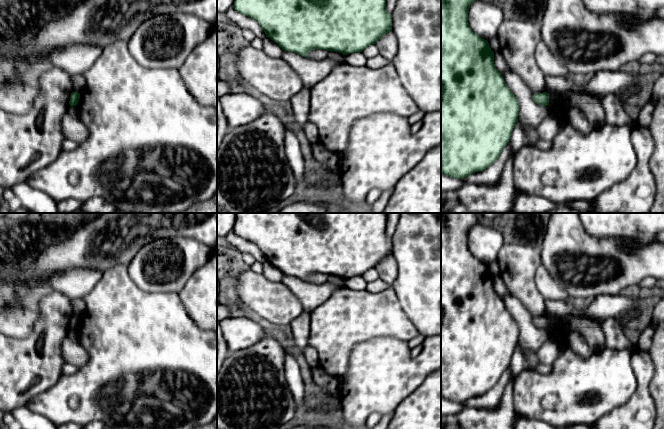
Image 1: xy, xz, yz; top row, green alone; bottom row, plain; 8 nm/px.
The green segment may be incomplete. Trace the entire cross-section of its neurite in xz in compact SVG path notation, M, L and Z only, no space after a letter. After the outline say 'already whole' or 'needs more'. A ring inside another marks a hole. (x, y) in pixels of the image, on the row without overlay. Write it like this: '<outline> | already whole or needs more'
M235 213L233 232L257 245L266 261L283 274L306 281L314 273L342 277L362 276L392 255L392 239L386 235L387 213Z | already whole

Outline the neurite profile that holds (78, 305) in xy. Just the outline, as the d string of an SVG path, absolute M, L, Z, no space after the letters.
M73 299L72 313L73 316L81 317L86 311L86 304L83 299Z

